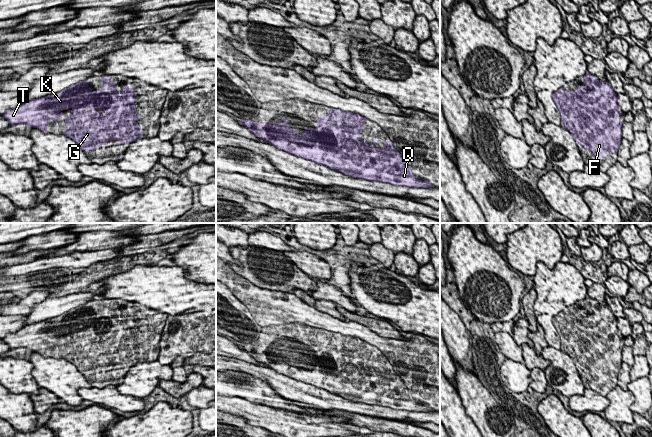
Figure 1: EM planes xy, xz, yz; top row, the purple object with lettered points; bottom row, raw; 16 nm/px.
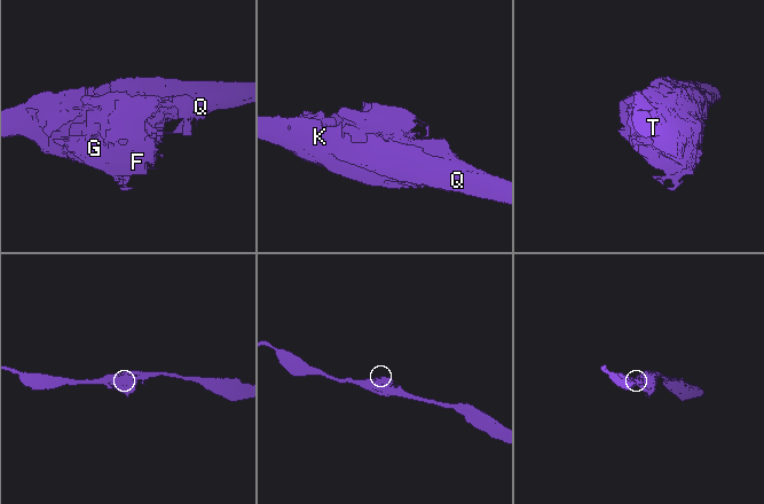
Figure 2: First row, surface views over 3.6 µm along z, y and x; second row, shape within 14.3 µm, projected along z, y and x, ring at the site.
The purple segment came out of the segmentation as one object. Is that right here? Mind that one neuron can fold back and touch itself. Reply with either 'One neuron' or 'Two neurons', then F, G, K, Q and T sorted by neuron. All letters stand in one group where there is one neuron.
One neuron. Groups: F G K Q T

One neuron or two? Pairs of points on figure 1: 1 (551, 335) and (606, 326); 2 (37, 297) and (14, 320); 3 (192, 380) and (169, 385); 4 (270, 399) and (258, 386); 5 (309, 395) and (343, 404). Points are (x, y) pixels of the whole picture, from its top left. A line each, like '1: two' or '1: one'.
1: two
2: two
3: one
4: one
5: one

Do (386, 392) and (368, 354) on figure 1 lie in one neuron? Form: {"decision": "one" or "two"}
{"decision": "one"}

